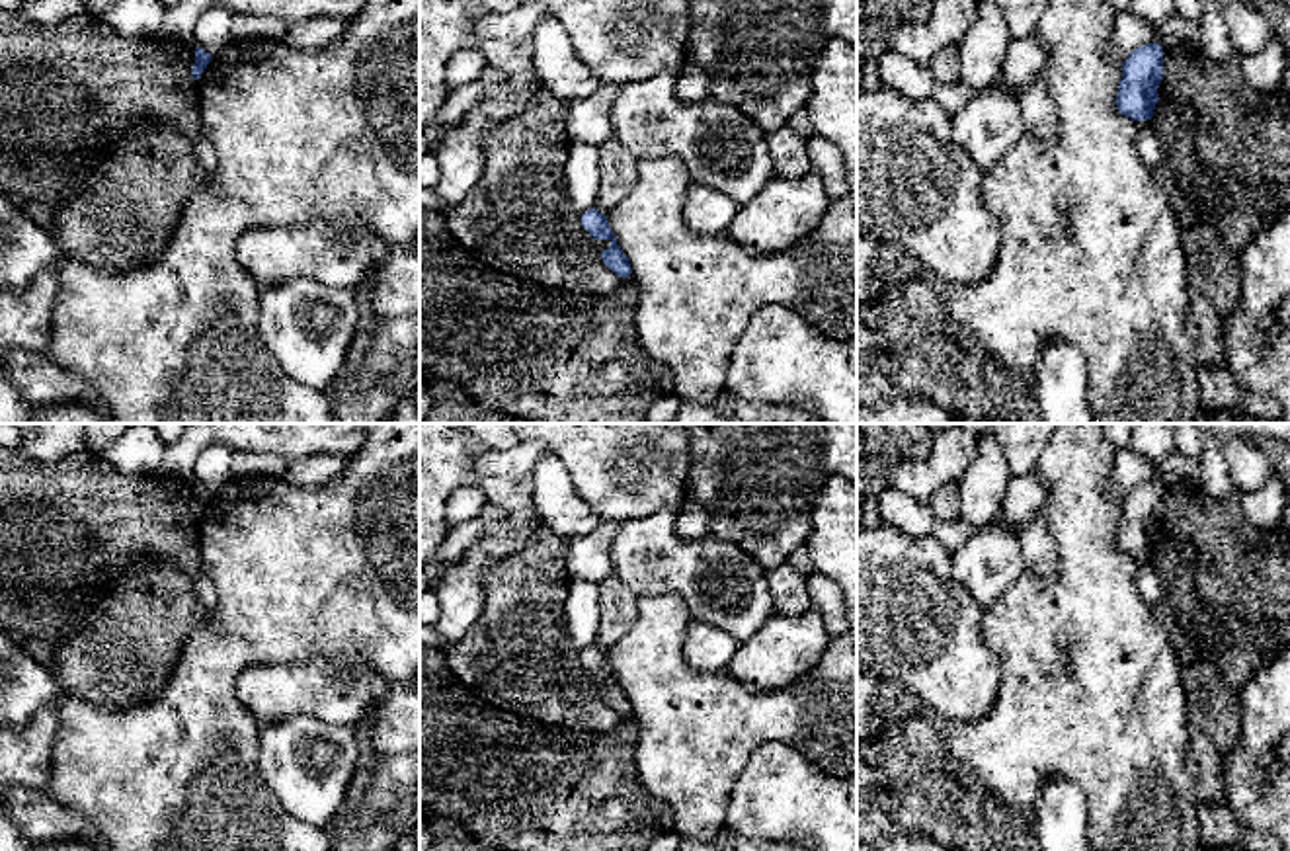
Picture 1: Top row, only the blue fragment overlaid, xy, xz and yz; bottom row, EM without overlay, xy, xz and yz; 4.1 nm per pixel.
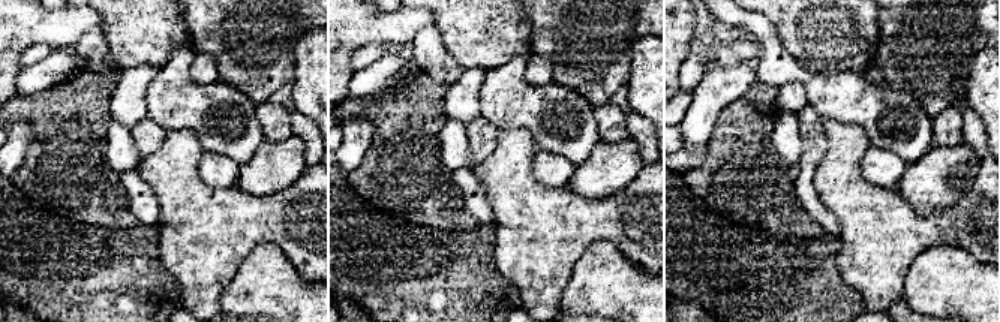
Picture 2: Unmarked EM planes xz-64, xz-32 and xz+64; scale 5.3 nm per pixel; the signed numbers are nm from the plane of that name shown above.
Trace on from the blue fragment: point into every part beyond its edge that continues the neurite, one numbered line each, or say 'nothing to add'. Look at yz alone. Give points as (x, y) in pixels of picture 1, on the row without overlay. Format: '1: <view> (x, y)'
nothing to add

